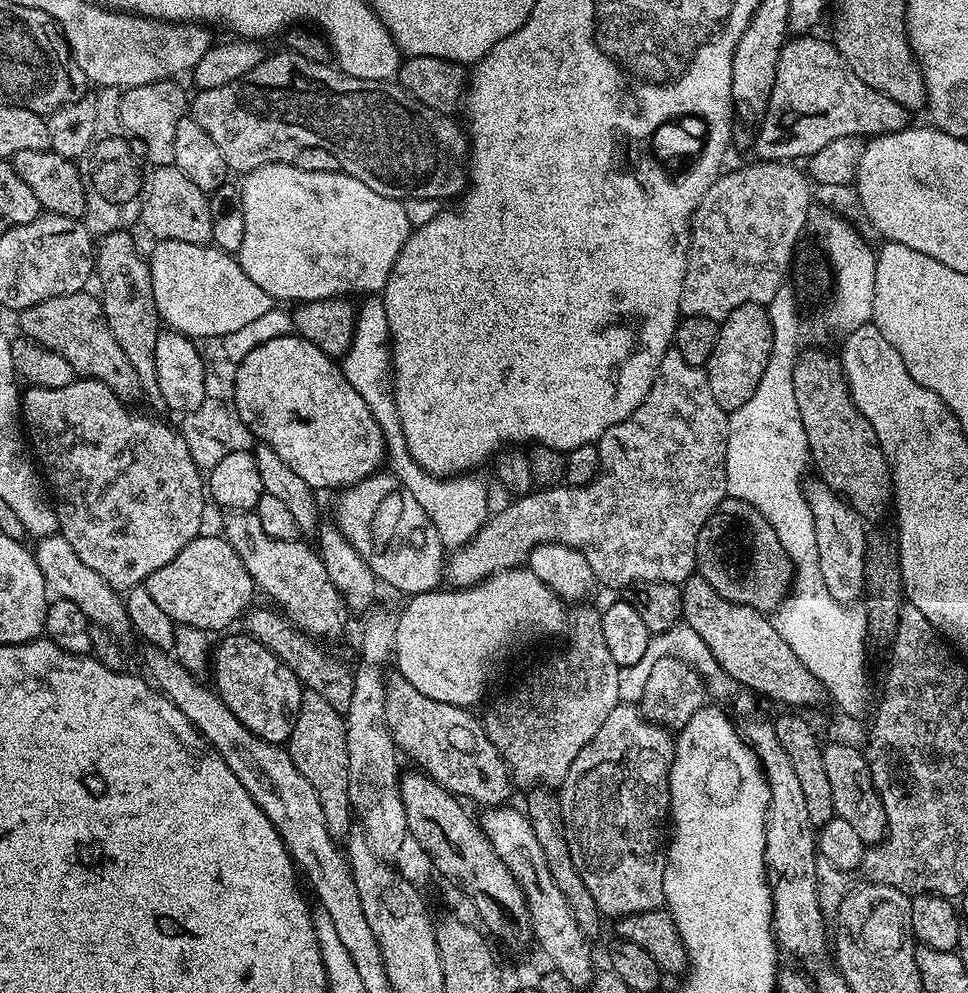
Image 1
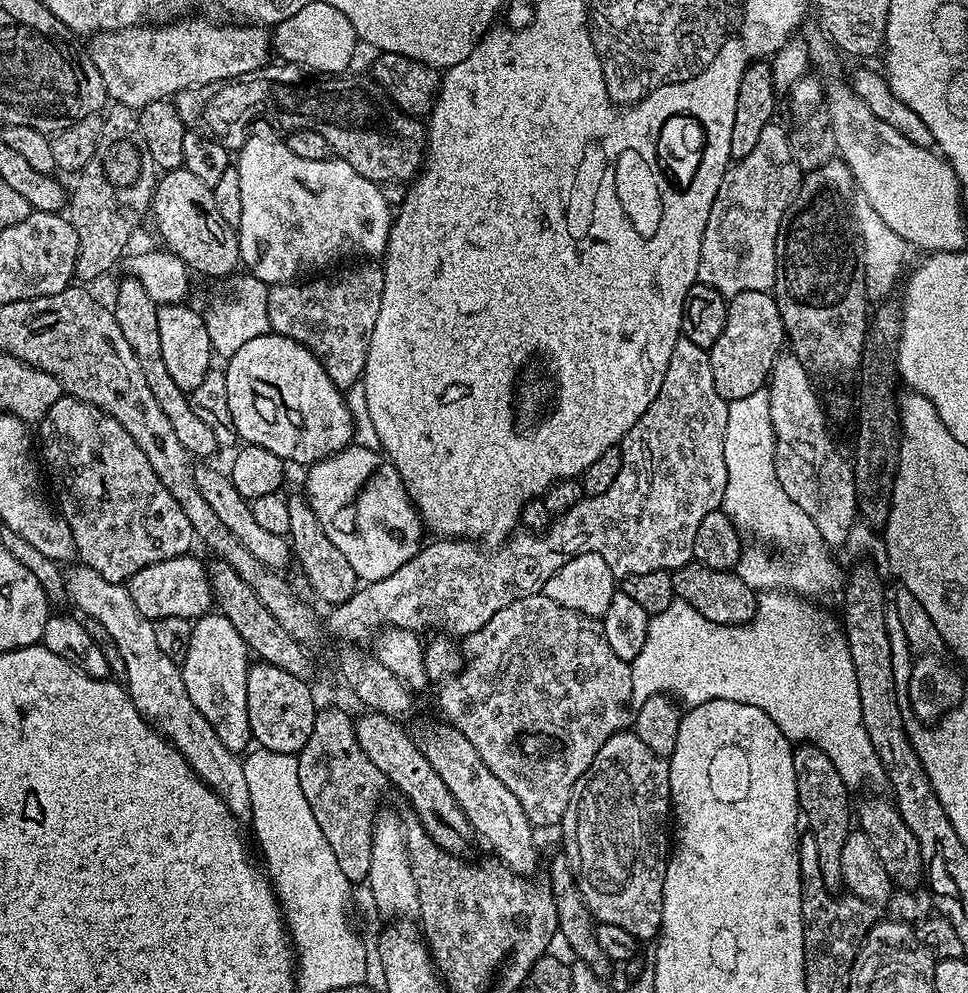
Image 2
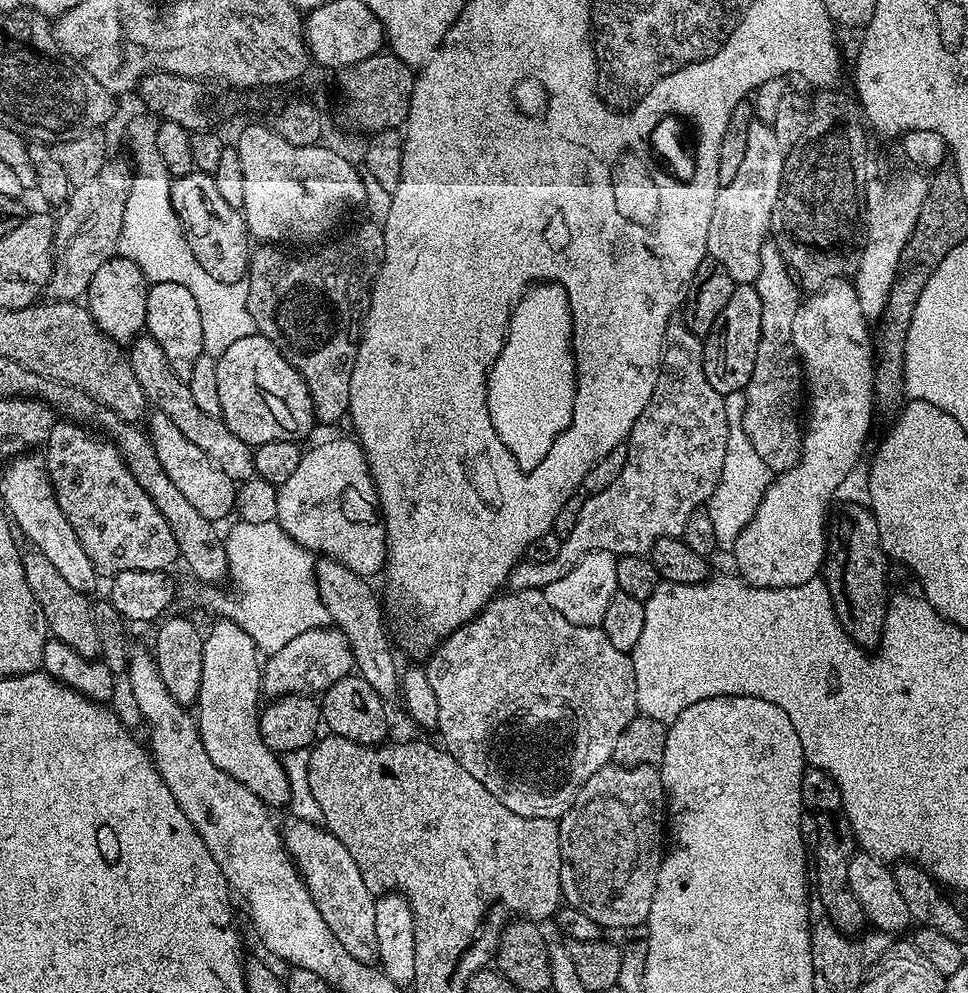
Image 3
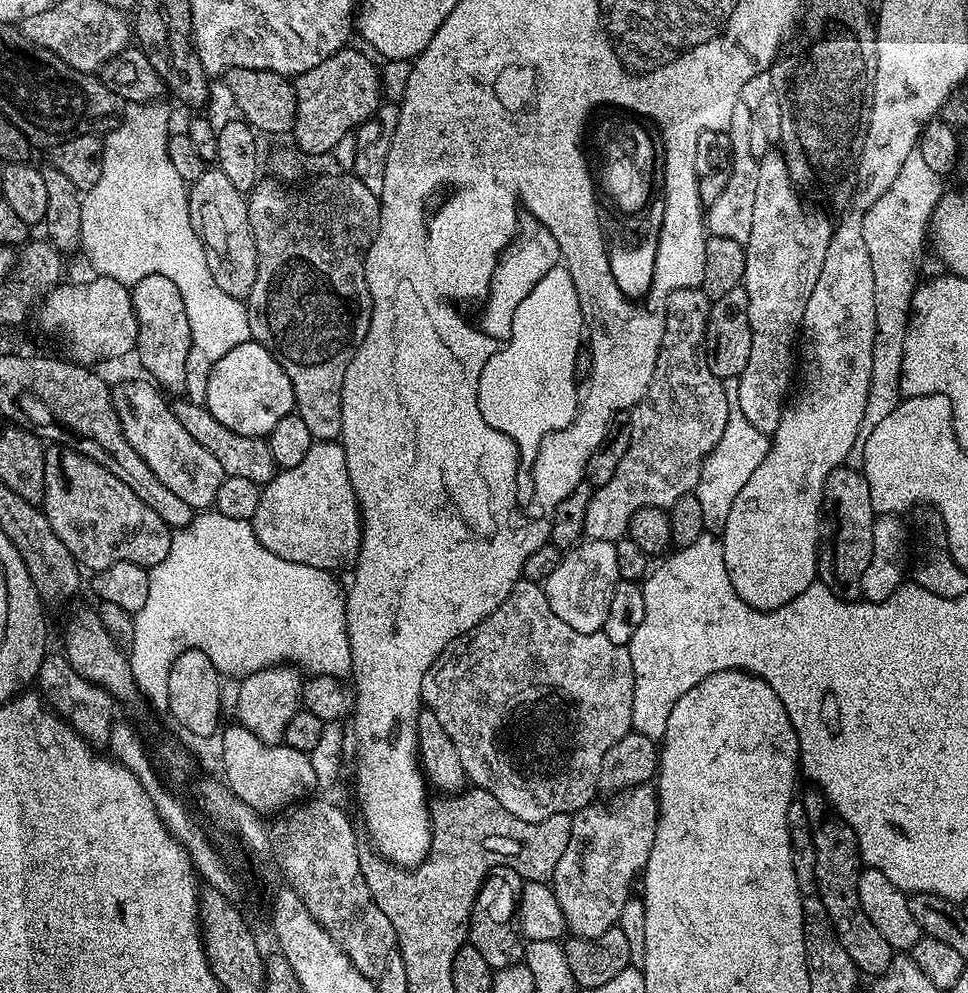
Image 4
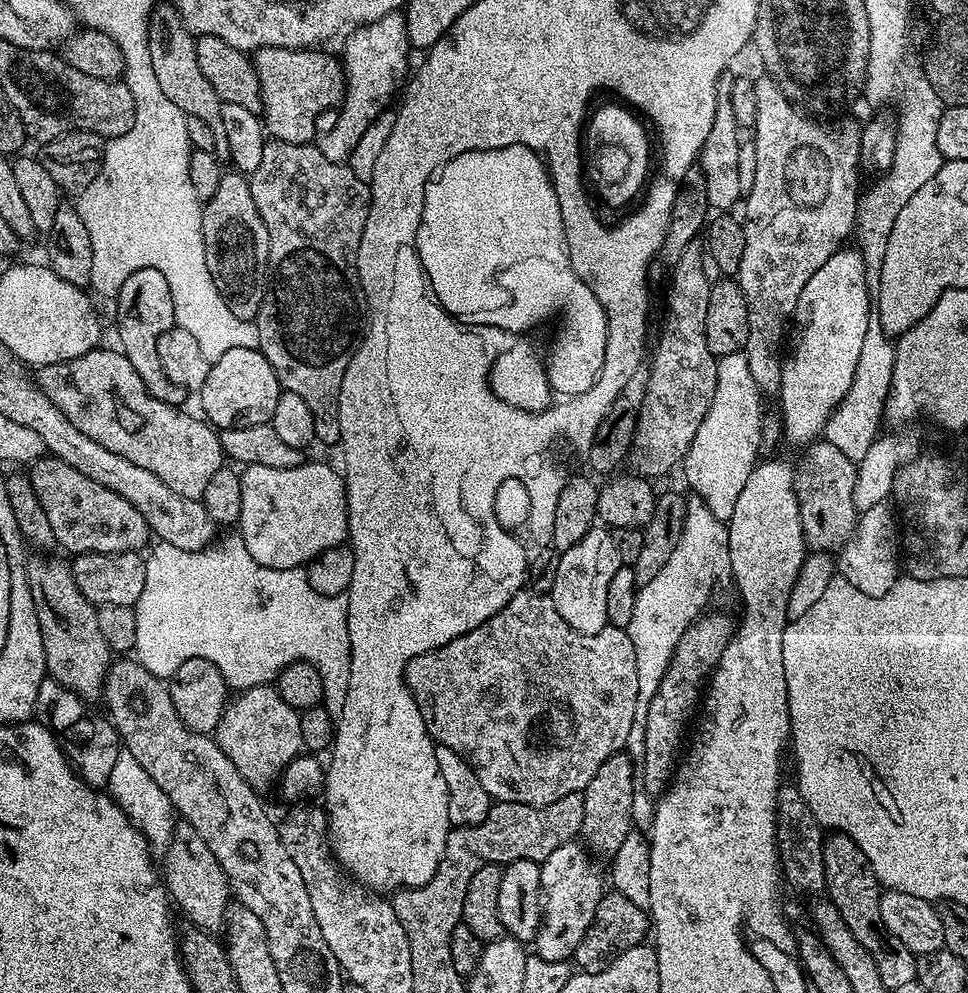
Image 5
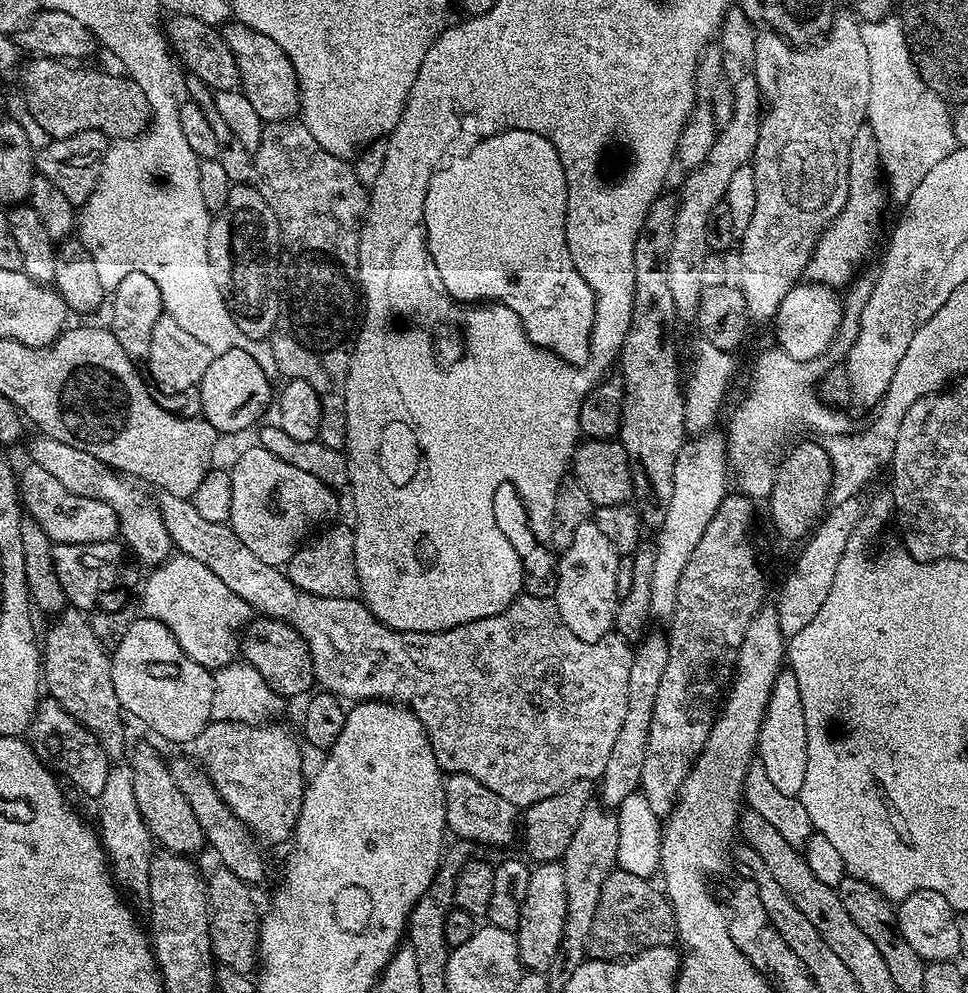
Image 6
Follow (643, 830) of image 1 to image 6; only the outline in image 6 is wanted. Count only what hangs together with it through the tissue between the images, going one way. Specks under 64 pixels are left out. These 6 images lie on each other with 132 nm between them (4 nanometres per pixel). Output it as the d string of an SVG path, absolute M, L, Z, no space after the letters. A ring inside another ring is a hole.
M540 862L532 868L526 902L522 902L520 921L515 930L520 963L529 972L547 973L558 954L566 926L566 874L560 862Z

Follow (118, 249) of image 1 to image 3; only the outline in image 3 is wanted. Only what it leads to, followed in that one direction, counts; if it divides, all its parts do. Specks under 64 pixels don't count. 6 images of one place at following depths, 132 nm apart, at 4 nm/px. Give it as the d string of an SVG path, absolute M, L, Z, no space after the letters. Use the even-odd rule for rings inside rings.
M147 334L137 336L131 344L127 345L126 351L130 370L134 370L134 378L138 378L138 386L142 386L149 405L155 411L166 414L166 418L170 418L170 422L174 422L174 426L182 430L184 437L194 442L194 446L198 446L198 450L202 450L202 454L206 454L206 458L210 458L210 462L214 462L214 466L222 470L222 474L237 482L250 480L256 476L252 457L253 445L242 442L242 438L238 438L225 426L220 416L202 414L201 408L194 403L187 383L178 379L174 370L170 370L166 362L166 354L162 354L162 346L158 346L158 342L154 342L152 336Z

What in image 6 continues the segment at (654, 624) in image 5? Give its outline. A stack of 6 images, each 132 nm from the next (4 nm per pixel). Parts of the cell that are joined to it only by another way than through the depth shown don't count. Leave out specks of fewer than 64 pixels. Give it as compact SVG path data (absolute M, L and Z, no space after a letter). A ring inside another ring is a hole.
M716 430L689 439L680 447L674 462L674 498L666 522L659 529L660 537L654 540L656 561L650 582L653 617L667 617L675 609L678 578L682 570L686 570L686 562L690 562L694 546L698 546L706 526L710 526L710 518L714 518L718 506L729 491L729 481L726 479L729 472L728 446L725 437L721 433L719 436Z

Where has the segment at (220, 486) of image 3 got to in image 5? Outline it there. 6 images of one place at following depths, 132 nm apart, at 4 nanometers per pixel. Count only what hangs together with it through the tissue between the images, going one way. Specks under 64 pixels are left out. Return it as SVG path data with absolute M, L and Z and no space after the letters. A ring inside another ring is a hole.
M104 347L39 369L38 387L86 438L94 438L98 446L106 446L106 450L120 454L134 466L150 470L174 494L200 500L214 470L226 460L217 429L199 415L187 416L177 405L154 398L124 353Z

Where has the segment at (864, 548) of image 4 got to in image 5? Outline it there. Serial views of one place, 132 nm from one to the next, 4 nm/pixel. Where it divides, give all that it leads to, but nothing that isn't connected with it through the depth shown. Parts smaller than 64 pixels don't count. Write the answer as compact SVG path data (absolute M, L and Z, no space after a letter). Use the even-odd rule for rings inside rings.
M820 438L807 445L801 452L800 468L795 469L794 483L796 494L801 497L800 517L804 535L809 541L817 540L819 547L832 550L852 535L856 525L858 509L854 506L854 482L856 481L856 464L838 446Z

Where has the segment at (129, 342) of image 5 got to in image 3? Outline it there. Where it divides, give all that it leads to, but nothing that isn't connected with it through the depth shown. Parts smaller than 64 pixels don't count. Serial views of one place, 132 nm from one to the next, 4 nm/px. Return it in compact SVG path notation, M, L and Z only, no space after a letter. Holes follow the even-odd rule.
M178 282L152 284L146 298L144 323L147 335L152 336L158 346L162 346L162 354L166 354L170 370L174 370L178 379L187 382L194 370L194 362L204 355L202 314L198 314L198 302L194 302L194 294Z

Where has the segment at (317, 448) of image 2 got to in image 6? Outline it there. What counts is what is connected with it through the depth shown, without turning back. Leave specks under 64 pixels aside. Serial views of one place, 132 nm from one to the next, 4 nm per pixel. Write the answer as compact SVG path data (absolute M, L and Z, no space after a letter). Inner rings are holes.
M226 350L213 355L198 391L202 398L202 419L214 426L217 434L224 432L244 432L264 411L268 403L273 403L274 388L264 373L265 365L255 360L246 350Z

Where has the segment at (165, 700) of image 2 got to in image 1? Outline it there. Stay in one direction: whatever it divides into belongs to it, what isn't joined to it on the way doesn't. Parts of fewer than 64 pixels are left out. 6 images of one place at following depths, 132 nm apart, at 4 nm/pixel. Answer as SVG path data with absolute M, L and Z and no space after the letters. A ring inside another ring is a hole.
M42 536L35 544L34 555L49 589L59 599L74 602L74 606L78 606L78 610L82 610L92 624L107 628L117 638L123 637L123 632L130 628L130 617L121 593L111 588L94 570L90 570L90 566L86 566L86 562L74 554L74 549L64 536Z

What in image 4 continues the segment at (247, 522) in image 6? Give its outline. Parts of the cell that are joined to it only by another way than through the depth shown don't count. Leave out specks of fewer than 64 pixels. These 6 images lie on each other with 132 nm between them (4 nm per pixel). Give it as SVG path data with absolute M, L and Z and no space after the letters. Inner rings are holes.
M313 443L298 466L277 471L276 477L263 485L258 510L251 523L262 546L287 562L302 563L333 574L339 573L339 568L351 569L360 555L360 507L354 486L350 486L346 454L340 443Z

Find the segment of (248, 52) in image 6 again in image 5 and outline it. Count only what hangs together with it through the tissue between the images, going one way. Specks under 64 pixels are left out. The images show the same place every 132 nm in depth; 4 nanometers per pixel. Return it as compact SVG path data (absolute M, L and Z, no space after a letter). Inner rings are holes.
M266 46L251 53L252 66L260 83L262 123L271 139L313 143L317 139L316 119L327 108L335 109L343 101L346 81L341 61L316 51L320 50Z

